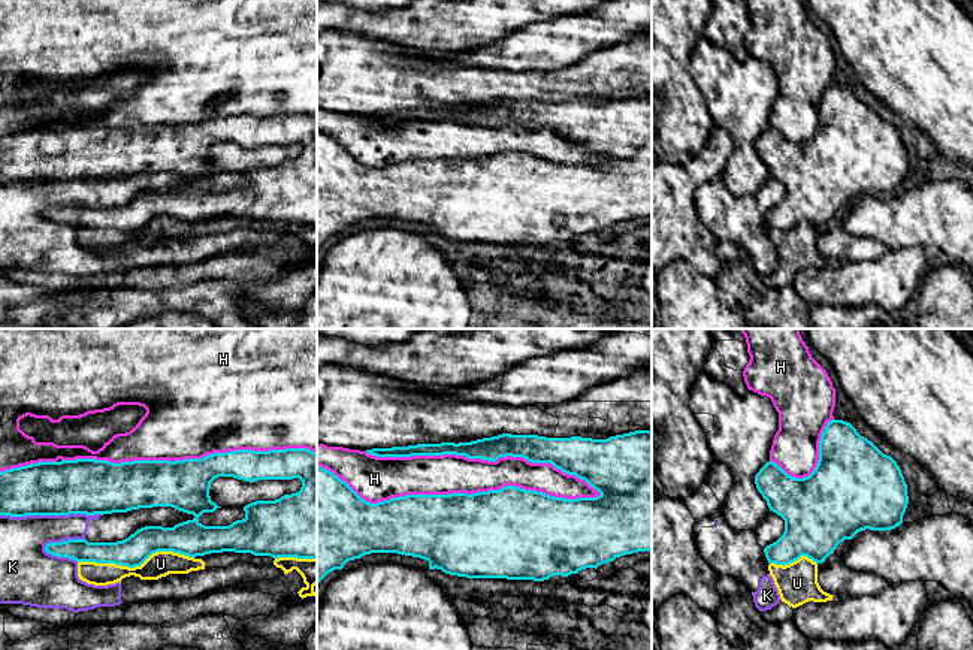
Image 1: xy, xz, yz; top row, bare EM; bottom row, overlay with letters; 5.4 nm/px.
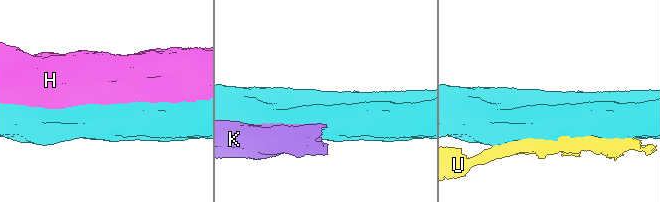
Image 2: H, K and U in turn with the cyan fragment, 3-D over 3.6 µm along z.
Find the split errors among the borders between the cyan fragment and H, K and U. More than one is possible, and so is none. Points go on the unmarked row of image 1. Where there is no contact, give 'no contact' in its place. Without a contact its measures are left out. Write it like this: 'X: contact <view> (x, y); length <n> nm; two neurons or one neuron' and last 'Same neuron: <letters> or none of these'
H: contact xz (459, 159); length 1550 nm; two neurons
K: contact xy (50, 180); length 550 nm; two neurons
U: contact xy (135, 230); length 600 nm; two neurons
Same neuron: none of these

